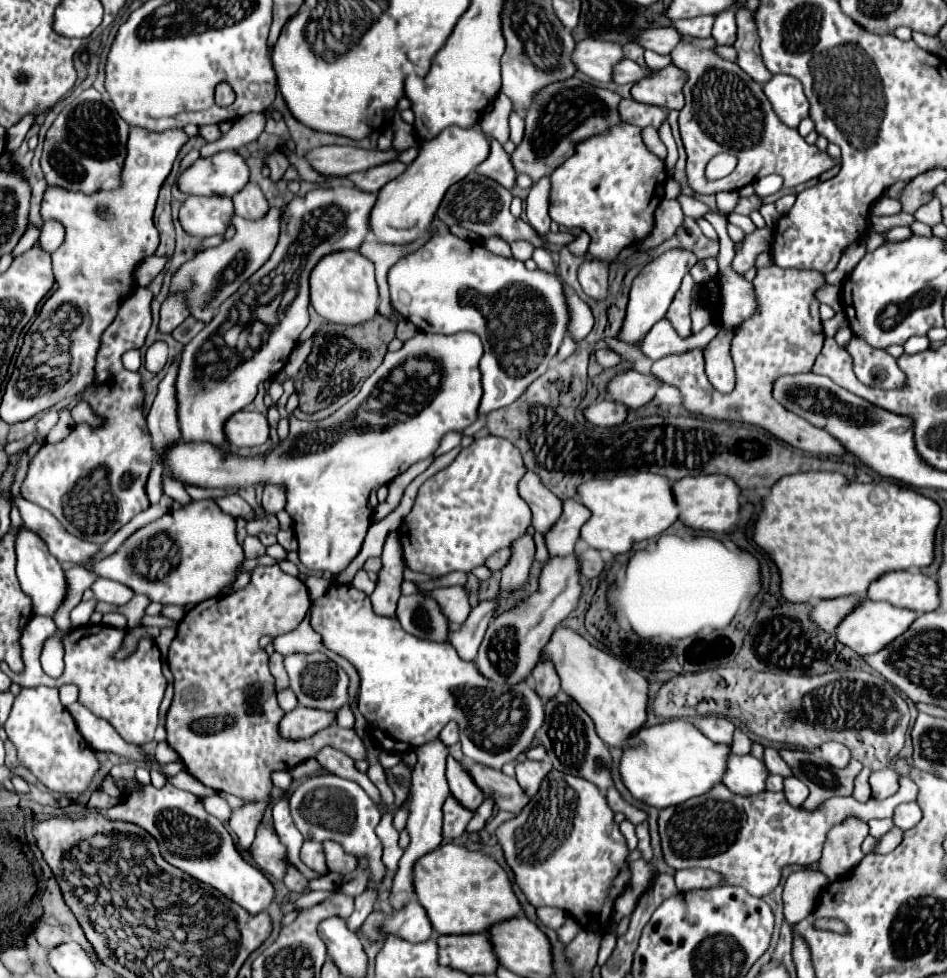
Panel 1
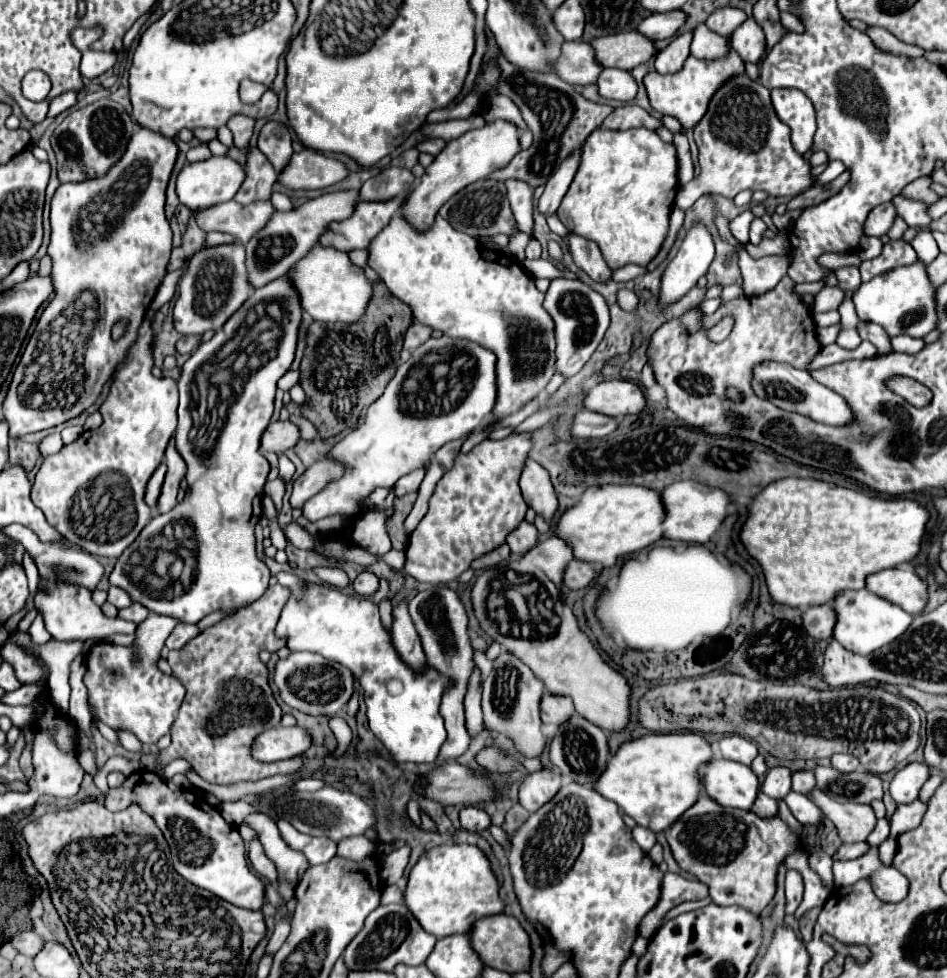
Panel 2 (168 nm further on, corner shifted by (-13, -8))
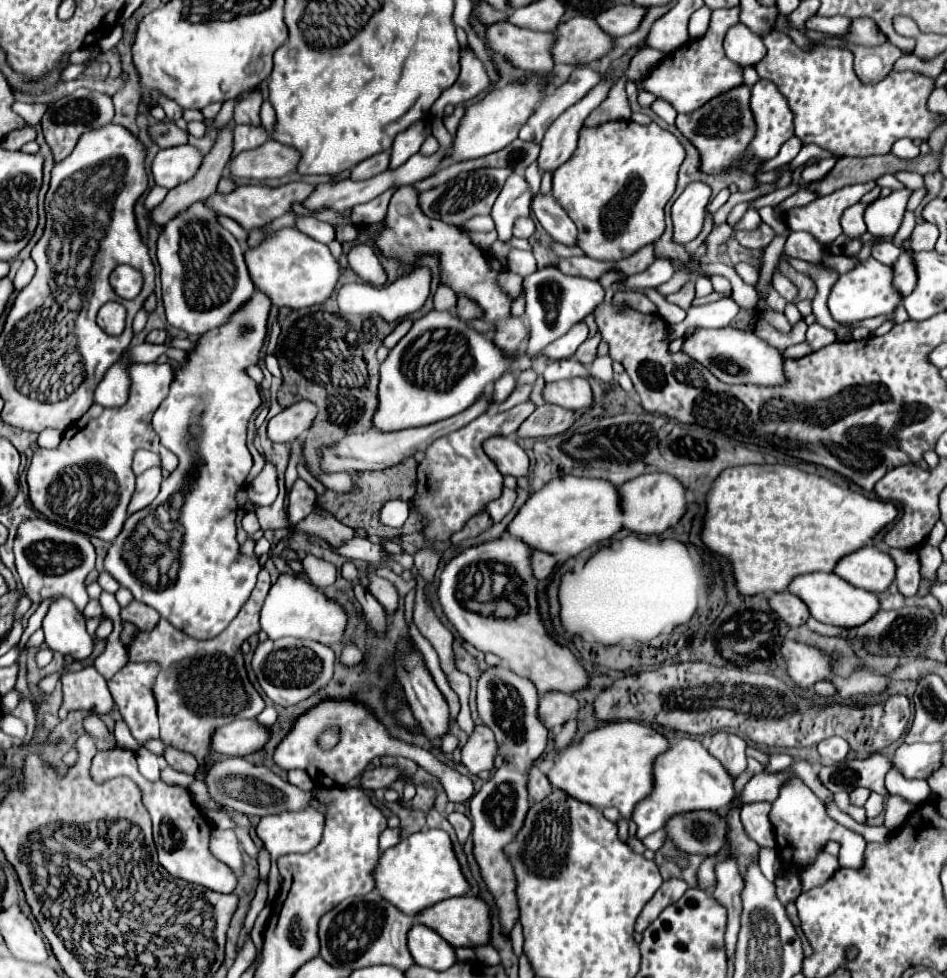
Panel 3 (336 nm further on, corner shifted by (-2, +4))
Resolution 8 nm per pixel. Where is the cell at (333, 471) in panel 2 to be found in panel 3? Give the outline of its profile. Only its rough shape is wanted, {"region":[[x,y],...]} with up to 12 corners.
{"region":[[489,395],[427,427],[347,435],[323,471],[379,471],[489,411]]}

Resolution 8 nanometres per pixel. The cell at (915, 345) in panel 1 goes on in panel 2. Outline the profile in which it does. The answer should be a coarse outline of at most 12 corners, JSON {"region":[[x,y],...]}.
{"region":[[892,337],[892,349],[916,355],[926,345],[922,339]]}

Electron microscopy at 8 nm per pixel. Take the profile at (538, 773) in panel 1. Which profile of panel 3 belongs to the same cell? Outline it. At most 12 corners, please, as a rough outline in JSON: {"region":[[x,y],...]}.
{"region":[[537,767],[529,771],[529,801],[551,795],[547,775]]}

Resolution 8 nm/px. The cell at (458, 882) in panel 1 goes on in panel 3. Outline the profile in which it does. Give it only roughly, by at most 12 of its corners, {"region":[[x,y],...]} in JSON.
{"region":[[441,829],[379,855],[375,889],[415,917],[469,891]]}

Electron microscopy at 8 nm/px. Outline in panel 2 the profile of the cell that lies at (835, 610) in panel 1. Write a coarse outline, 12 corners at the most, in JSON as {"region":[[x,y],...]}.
{"region":[[832,605],[802,611],[804,629],[814,639],[832,639]]}

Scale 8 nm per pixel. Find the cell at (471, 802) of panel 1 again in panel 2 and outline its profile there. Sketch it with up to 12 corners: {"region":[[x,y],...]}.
{"region":[[462,807],[460,825],[466,831],[484,831],[490,817],[484,809]]}

